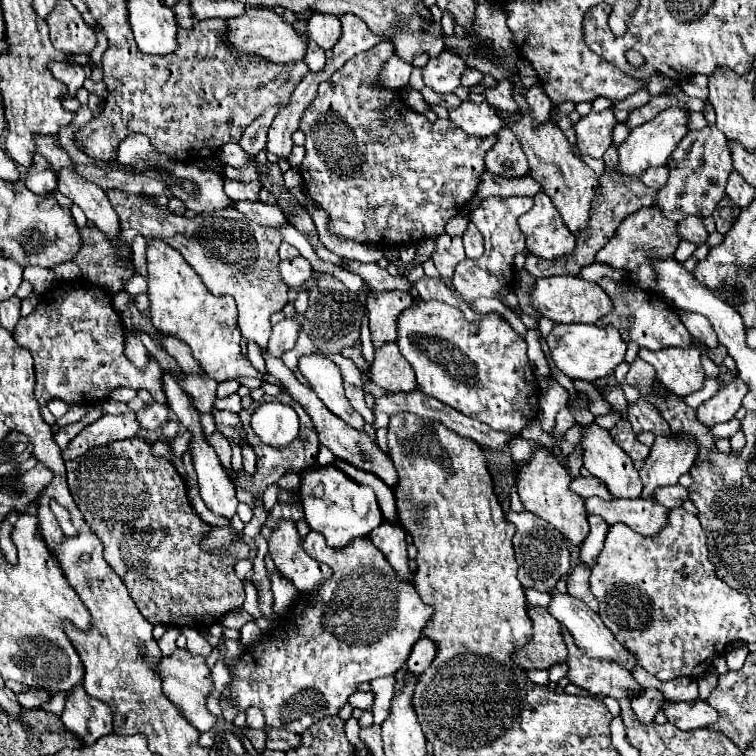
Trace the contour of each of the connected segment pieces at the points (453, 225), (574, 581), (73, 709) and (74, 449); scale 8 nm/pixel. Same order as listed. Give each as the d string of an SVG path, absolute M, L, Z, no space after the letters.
M460 210L445 226L443 233L462 236L470 222L469 212Z
M578 563L566 577L568 583L568 593L576 599L582 599L592 611L598 611L598 601L594 599L594 595L590 593L590 585L588 585L588 577L590 577L590 567Z
M76 685L66 697L62 721L68 731L78 735L84 745L92 745L100 737L112 733L112 711L106 703L86 695L82 685Z
M128 411L128 413L122 413L122 415L102 415L98 421L86 425L80 431L80 435L76 435L70 441L70 445L62 451L62 457L66 461L76 459L92 447L136 437L140 433L140 429L142 427L138 425L134 411Z

